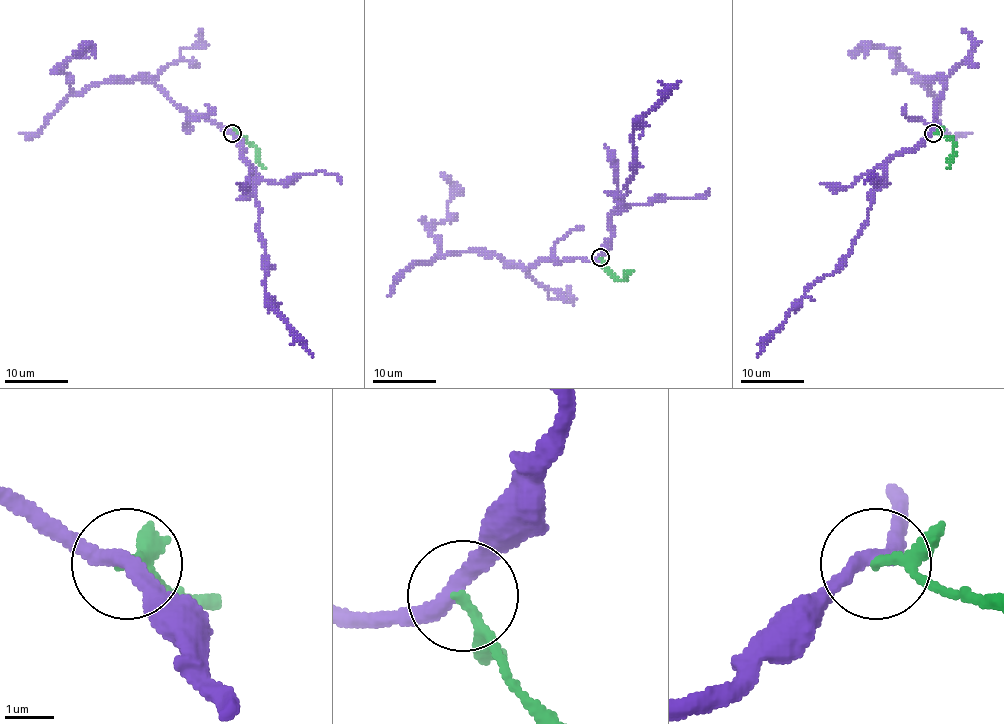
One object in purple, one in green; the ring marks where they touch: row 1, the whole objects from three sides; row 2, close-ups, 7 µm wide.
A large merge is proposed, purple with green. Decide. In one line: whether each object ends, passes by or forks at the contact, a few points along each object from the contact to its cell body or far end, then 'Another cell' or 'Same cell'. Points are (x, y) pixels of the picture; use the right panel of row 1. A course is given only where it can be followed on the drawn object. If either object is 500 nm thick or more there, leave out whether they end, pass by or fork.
At the ring purple passes by. At the ring green passes by. Course of purple: (933, 132), (887, 162), (869, 222), (851, 252), (834, 272), (807, 290), (757, 356). Course of green: (933, 132), (946, 135), (955, 145), (947, 167). Another cell

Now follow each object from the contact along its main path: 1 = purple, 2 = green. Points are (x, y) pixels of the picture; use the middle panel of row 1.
1: (599, 257), (612, 235), (615, 211), (623, 208), (626, 185), (632, 177), (632, 131), (681, 81)
2: (599, 257), (607, 270), (620, 279), (632, 271)

